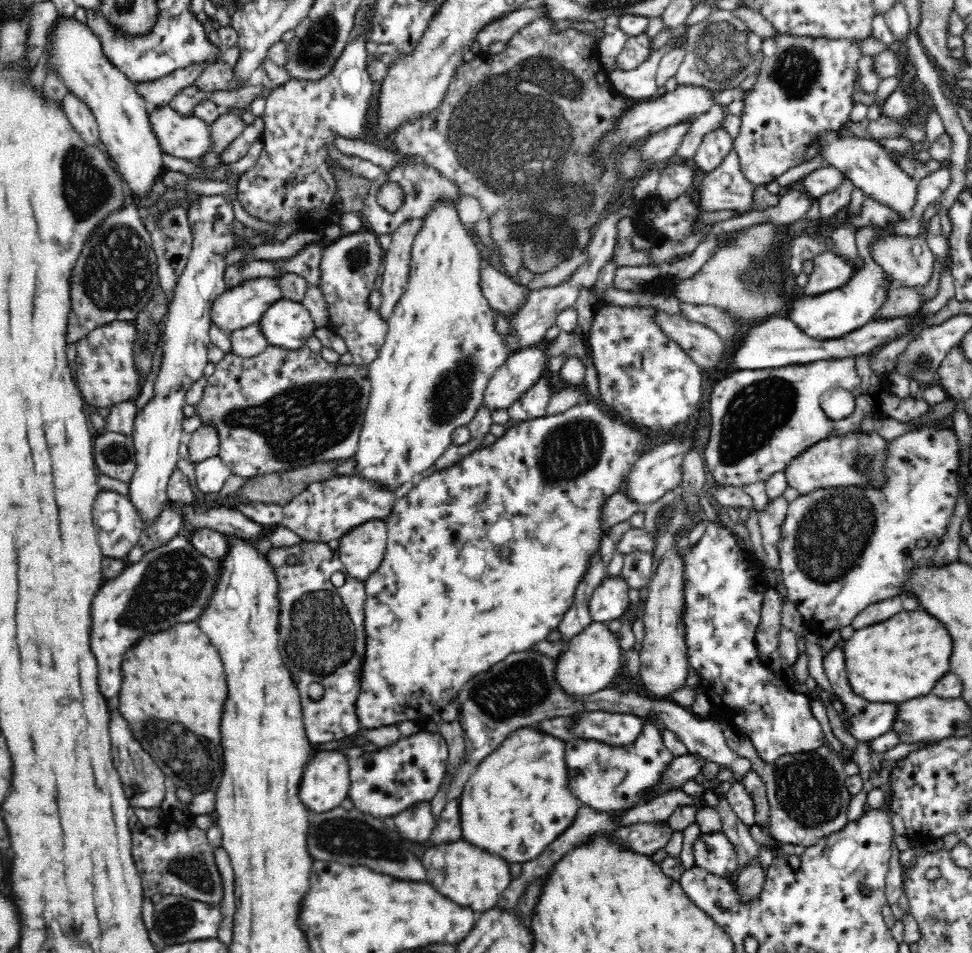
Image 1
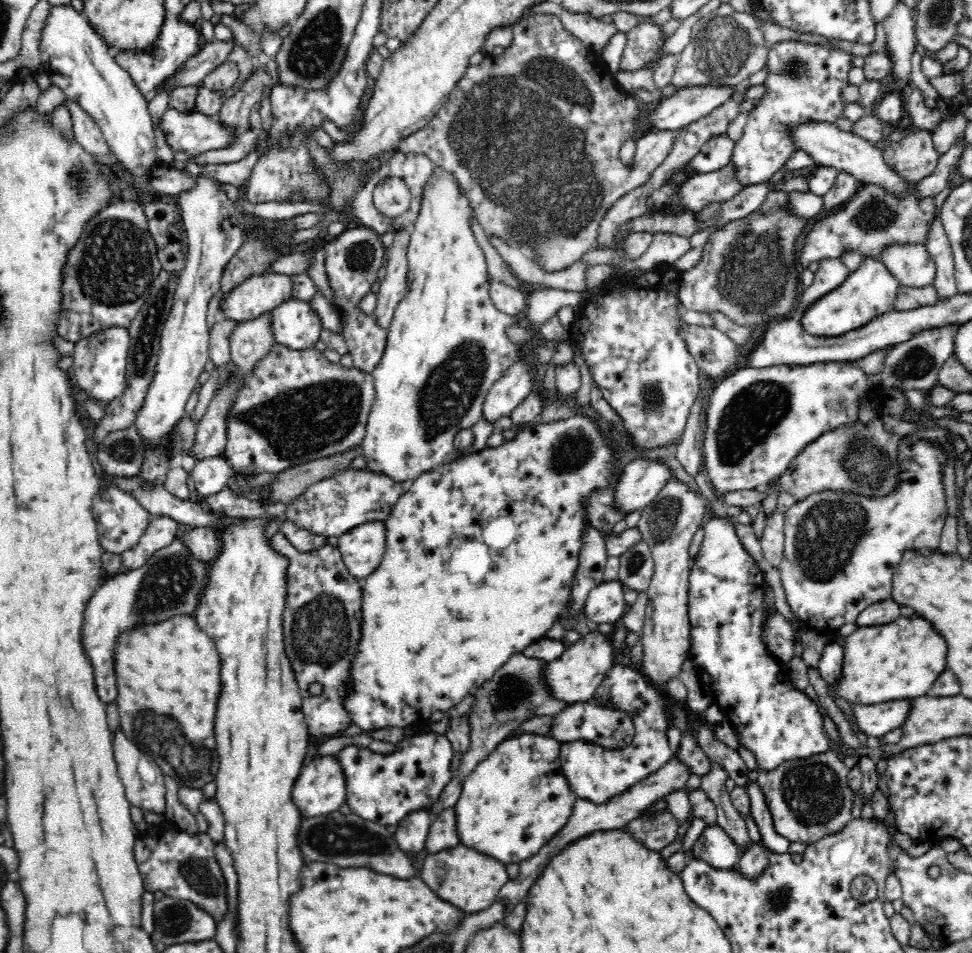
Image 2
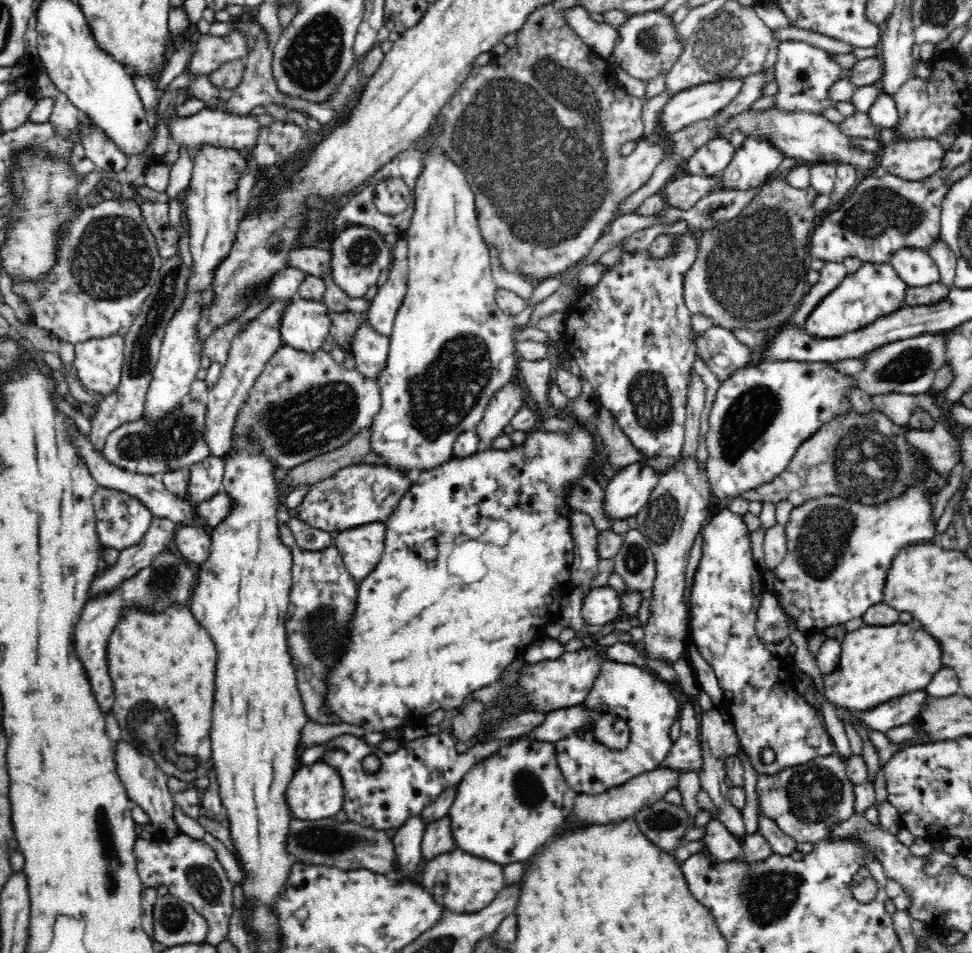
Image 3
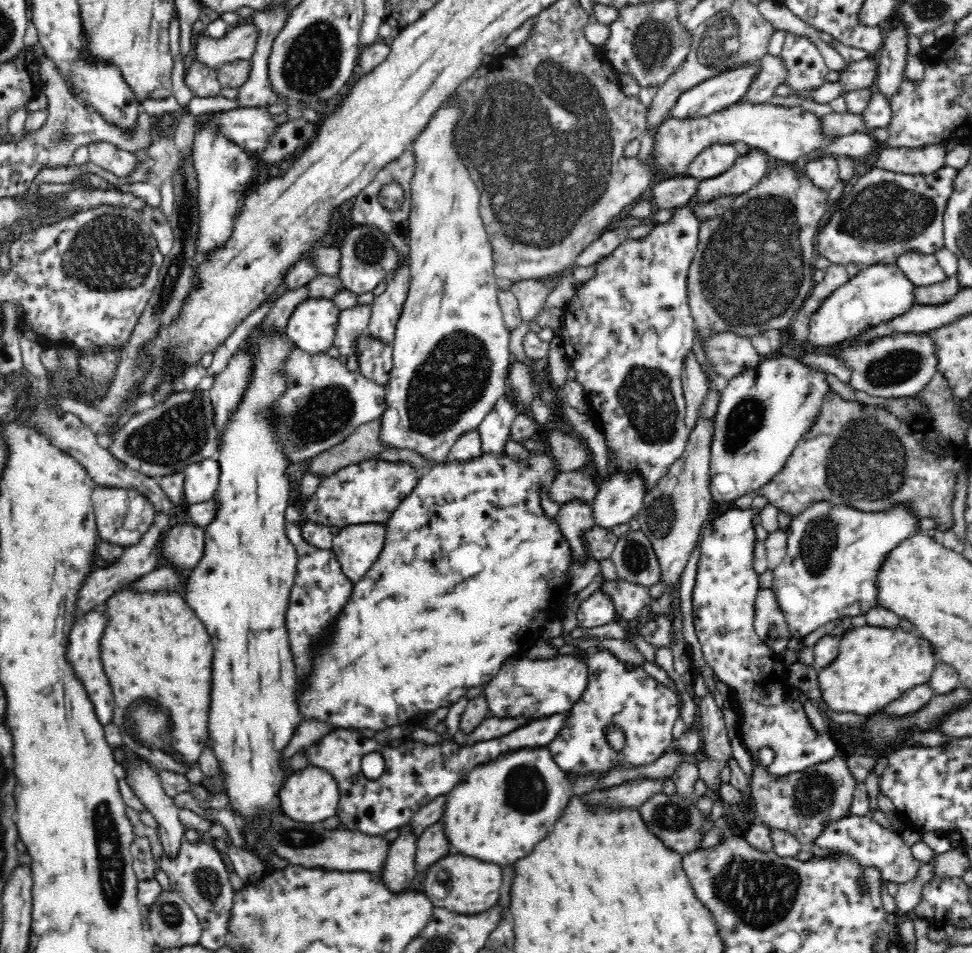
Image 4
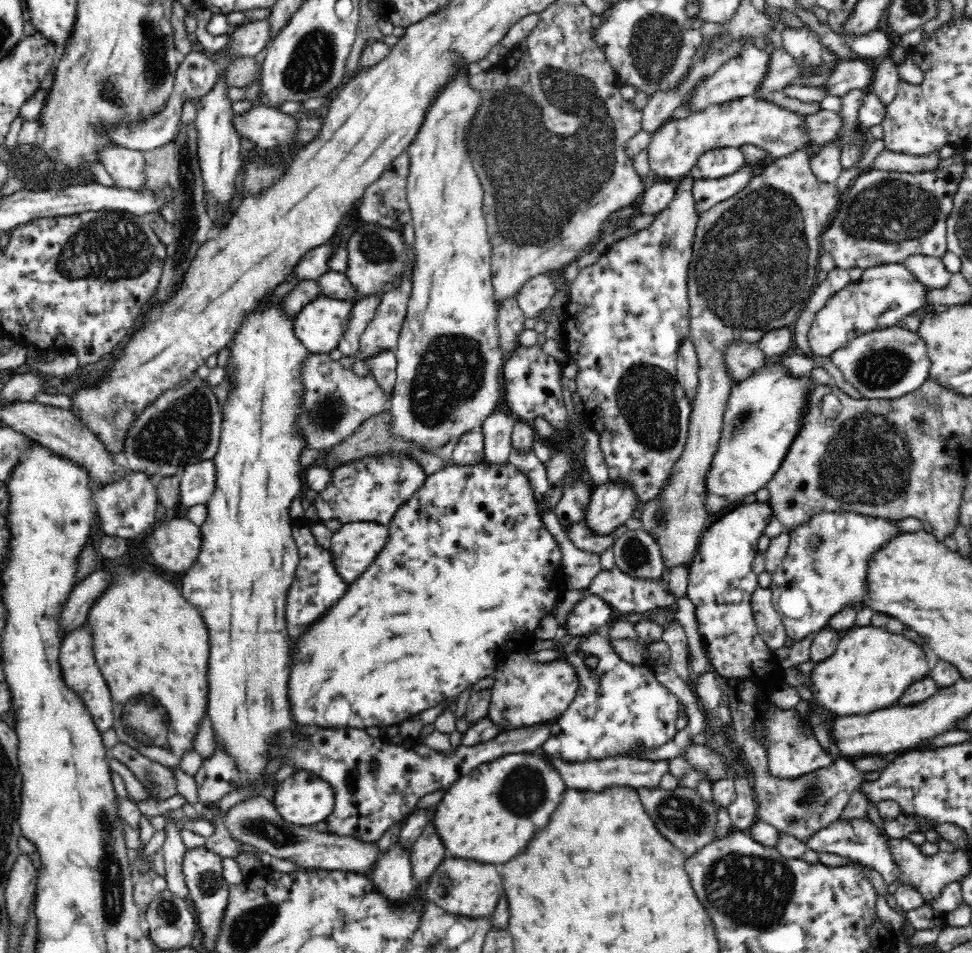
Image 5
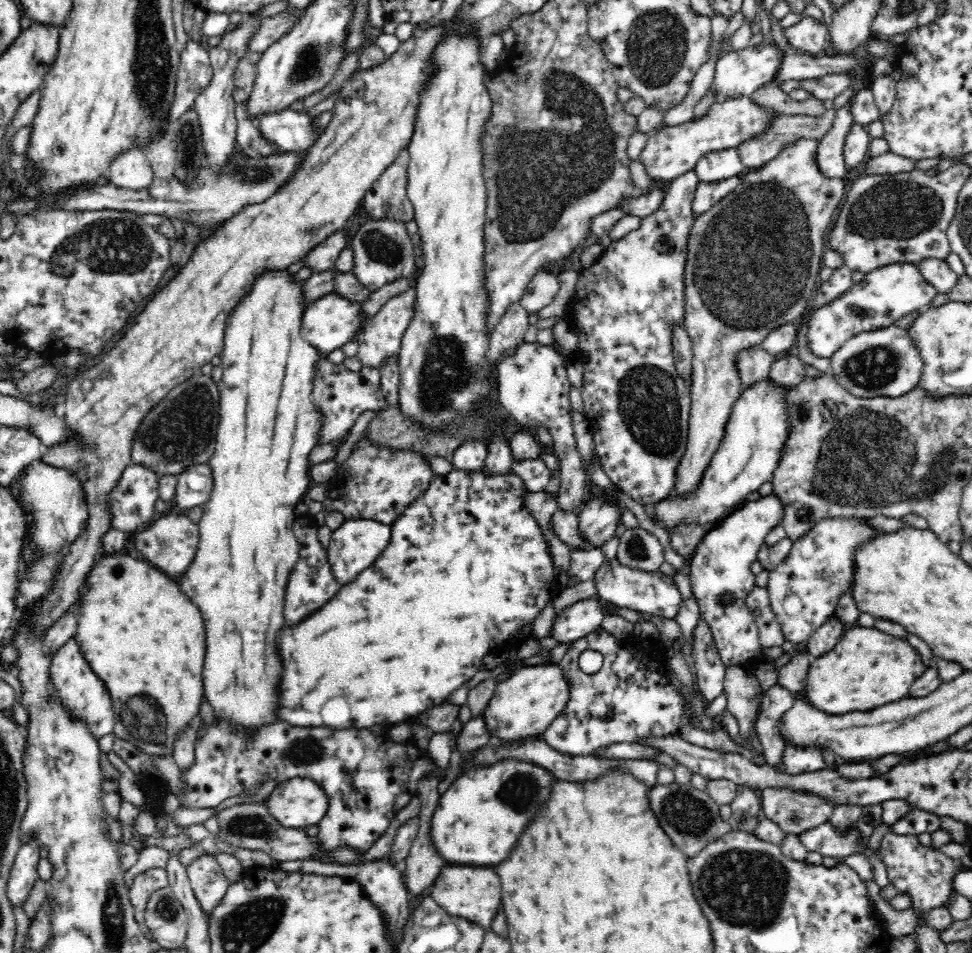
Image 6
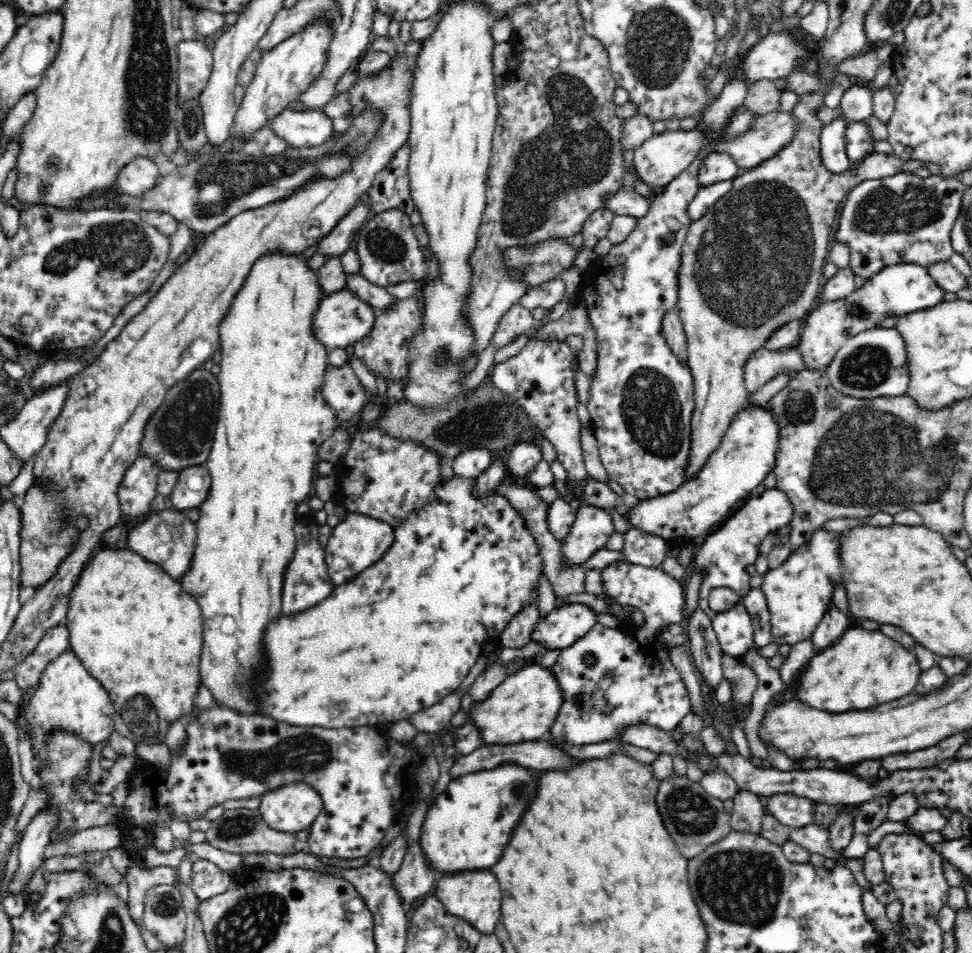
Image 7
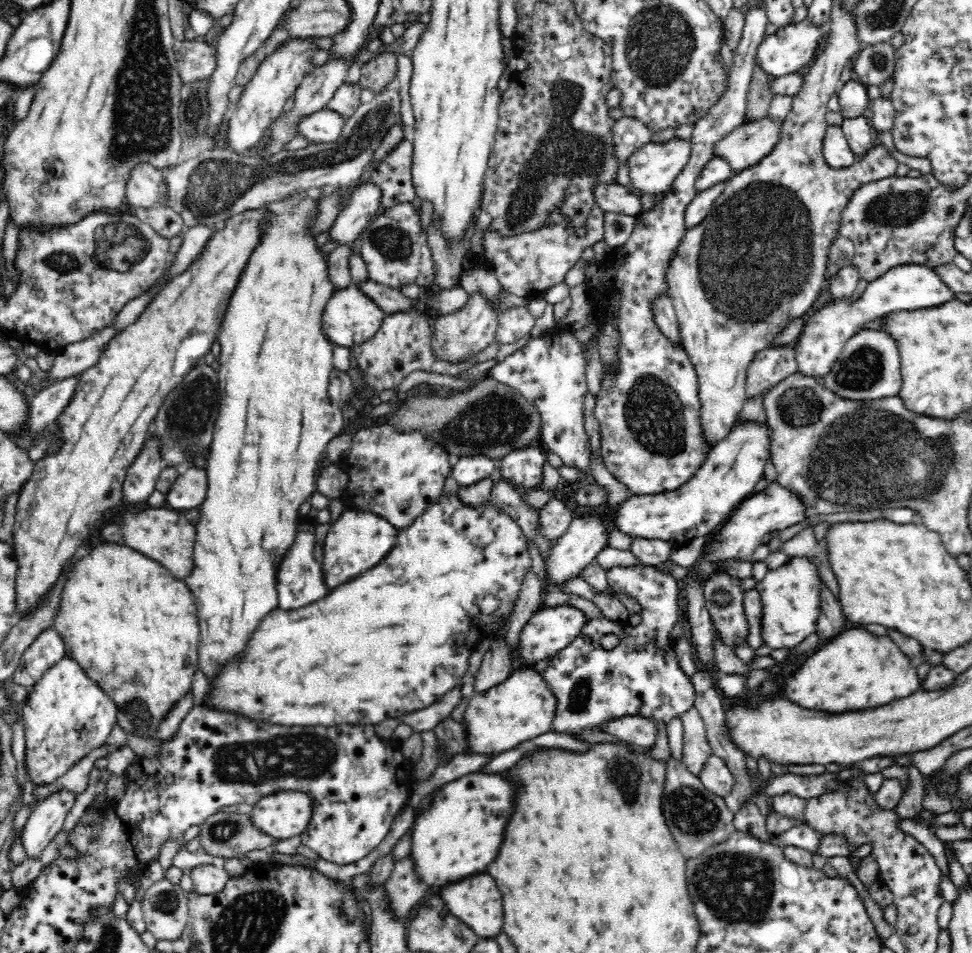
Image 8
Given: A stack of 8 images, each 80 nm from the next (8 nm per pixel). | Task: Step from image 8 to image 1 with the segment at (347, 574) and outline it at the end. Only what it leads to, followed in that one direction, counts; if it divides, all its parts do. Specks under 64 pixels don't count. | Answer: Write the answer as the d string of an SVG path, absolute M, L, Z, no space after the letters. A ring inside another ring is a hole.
M370 520L348 531L340 540L340 560L348 574L364 582L382 562L387 549L387 524Z

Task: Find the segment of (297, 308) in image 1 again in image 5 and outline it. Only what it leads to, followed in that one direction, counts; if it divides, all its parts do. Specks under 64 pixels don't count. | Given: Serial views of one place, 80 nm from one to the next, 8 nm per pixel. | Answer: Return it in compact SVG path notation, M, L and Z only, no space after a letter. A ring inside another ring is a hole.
M322 295L296 314L295 336L302 340L302 343L306 345L311 353L330 353L332 350L336 350L344 339L351 324L354 308L355 304L351 301L337 300Z

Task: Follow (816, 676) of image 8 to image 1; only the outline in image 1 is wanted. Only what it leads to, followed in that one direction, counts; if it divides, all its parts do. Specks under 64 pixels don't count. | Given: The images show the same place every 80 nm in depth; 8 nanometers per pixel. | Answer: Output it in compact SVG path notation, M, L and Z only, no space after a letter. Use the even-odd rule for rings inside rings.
M898 612L886 622L855 630L845 641L845 671L857 698L866 702L906 702L928 694L949 670L952 640L926 612Z

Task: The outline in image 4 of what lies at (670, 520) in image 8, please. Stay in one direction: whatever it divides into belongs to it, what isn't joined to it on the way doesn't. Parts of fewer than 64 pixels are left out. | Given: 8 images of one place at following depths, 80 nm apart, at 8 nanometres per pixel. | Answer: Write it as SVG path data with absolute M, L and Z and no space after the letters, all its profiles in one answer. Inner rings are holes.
M778 355L764 360L756 368L744 370L740 376L726 382L722 388L719 413L716 414L716 438L712 442L709 491L713 502L731 502L744 496L753 495L768 484L781 471L800 437L821 412L831 392L826 371L811 368L794 355Z

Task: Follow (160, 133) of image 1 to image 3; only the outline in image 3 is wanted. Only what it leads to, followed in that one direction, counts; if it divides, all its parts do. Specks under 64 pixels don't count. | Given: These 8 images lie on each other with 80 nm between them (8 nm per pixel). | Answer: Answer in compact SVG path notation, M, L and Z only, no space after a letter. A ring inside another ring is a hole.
M204 108L195 115L188 117L178 116L174 113L170 116L167 127L170 133L172 133L172 137L176 139L176 143L179 146L187 146L192 152L196 150L197 145L202 143L223 145L226 148L237 148L239 150L242 150L242 148L248 148L248 150L256 148L260 130L264 128L256 114L240 115L240 113L208 108Z

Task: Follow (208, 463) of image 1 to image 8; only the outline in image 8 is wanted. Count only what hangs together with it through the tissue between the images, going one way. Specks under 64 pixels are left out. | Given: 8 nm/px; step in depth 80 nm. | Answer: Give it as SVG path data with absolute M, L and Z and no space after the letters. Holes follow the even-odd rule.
M183 467L182 473L165 494L168 508L198 509L204 502L207 489L207 471L204 468Z

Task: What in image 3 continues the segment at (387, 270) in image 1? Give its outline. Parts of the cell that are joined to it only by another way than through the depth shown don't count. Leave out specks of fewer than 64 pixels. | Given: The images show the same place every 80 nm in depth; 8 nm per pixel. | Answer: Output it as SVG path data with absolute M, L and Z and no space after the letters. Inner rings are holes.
M406 234L400 235L391 248L394 263L390 268L388 280L372 299L367 312L367 323L370 327L388 338L393 334L396 314L407 294L409 274L407 246Z

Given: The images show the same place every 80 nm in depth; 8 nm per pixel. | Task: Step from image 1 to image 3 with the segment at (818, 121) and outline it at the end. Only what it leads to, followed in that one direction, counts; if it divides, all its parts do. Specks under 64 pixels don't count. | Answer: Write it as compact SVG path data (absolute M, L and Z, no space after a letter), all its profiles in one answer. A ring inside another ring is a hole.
M786 40L779 42L777 49L777 62L775 64L776 72L776 83L778 83L778 94L776 94L776 100L774 107L778 107L784 111L791 110L802 110L808 111L811 113L819 112L828 105L834 105L834 102L829 102L827 99L826 91L830 88L830 85L833 82L836 82L838 79L842 78L842 68L839 64L834 62L834 59L830 57L825 50L814 47L806 42L800 42L800 40ZM745 139L740 150L735 150L732 162L717 177L721 190L752 190L761 185L784 159L768 143Z

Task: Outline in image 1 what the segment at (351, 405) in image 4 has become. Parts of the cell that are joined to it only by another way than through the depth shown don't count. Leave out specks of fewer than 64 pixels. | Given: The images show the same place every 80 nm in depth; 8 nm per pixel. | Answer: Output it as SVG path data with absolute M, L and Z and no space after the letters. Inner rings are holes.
M270 345L262 354L254 358L240 358L235 354L225 353L222 360L215 364L215 370L208 377L206 388L204 388L203 400L196 407L198 416L202 422L214 421L220 433L220 458L228 465L231 474L237 474L244 478L271 475L287 471L307 464L329 461L332 459L348 459L354 456L360 442L360 432L364 426L364 416L368 411L372 385L370 382L369 367L361 367L354 363L342 365L327 362L318 352L309 350L308 347L298 350L290 350L276 345Z

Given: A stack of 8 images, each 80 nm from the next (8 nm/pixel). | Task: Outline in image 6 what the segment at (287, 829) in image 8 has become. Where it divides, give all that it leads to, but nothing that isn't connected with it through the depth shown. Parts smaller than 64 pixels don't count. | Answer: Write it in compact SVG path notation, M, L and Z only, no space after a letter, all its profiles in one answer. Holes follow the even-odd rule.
M291 779L280 784L264 800L266 813L284 828L312 826L328 812L328 799L314 781Z

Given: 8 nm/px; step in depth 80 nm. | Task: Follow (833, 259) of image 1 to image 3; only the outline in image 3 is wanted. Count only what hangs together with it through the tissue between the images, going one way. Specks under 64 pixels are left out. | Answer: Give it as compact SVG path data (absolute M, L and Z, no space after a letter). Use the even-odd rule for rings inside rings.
M827 262L826 266L819 273L818 282L810 288L808 295L802 300L800 308L794 311L794 314L791 316L793 326L802 331L805 330L808 316L812 314L812 311L849 276L844 264L832 262Z

